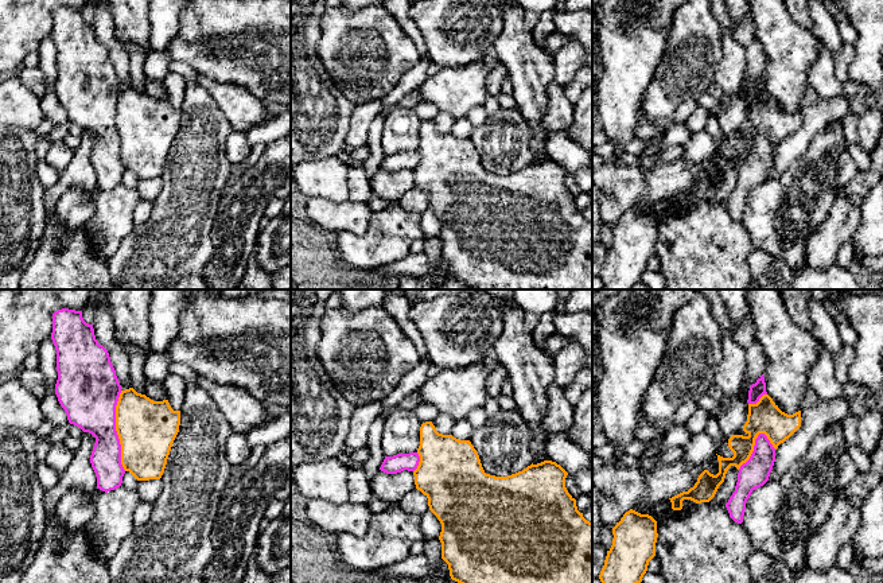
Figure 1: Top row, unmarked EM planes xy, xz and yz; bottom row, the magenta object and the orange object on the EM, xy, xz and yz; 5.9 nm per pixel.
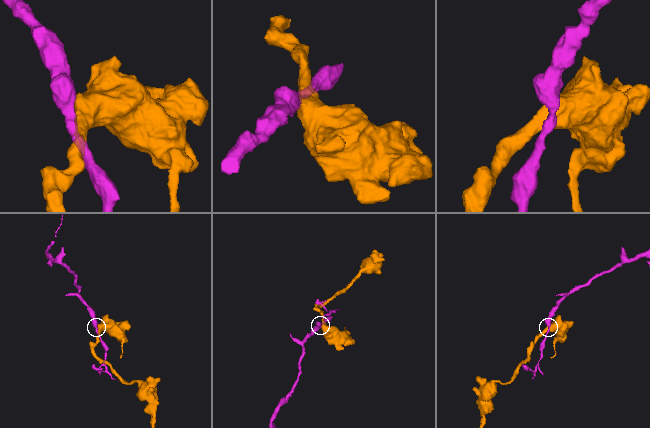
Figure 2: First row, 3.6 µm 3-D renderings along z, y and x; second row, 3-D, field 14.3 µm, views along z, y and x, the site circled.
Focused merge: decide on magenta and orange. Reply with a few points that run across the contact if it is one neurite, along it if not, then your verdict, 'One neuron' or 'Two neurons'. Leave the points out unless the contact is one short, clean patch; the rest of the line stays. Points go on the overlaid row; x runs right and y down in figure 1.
Two neurons

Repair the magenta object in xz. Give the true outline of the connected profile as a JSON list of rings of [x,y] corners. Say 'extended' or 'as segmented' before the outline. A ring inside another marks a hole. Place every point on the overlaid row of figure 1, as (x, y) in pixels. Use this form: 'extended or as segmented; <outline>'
as segmented; [[[417,452],[397,454],[393,456],[385,456],[380,470],[386,474],[397,474],[404,470],[415,471],[419,466],[420,456]]]

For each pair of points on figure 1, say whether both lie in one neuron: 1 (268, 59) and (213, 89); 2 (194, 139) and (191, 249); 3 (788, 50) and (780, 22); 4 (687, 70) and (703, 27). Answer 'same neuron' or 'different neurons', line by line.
1: different neurons
2: same neuron
3: same neuron
4: same neuron

